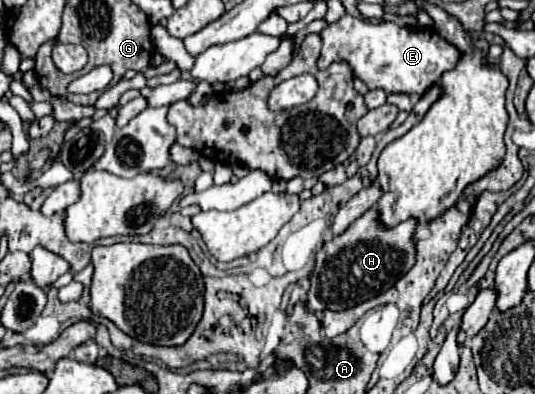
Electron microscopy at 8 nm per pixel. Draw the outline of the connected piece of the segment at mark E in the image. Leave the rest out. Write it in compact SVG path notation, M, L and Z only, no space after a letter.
M341 17L337 23L329 25L327 31L321 33L323 51L319 59L319 67L327 67L333 61L349 61L353 73L361 77L369 89L383 89L389 93L407 93L407 95L423 95L433 83L441 79L441 75L457 65L461 53L455 45L447 43L437 31L421 29L421 27L399 27L397 23L367 23L355 17Z

